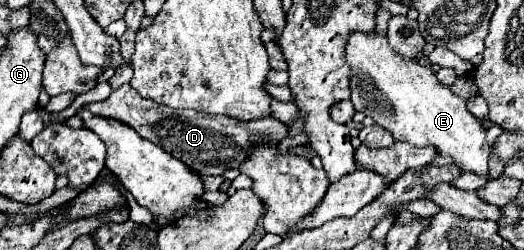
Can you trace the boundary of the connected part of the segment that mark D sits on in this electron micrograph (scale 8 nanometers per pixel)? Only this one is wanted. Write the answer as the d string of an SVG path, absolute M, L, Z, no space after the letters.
M123 85L119 91L113 91L109 99L103 103L85 105L95 115L111 117L121 123L131 125L141 137L163 147L171 157L183 161L187 167L203 173L203 175L223 175L227 169L237 169L247 155L251 153L251 143L261 137L271 137L273 141L281 141L287 137L285 123L267 117L255 121L255 131L247 121L237 121L225 115L207 115L193 109L171 109L167 105L159 105L151 99L143 99L129 85Z

